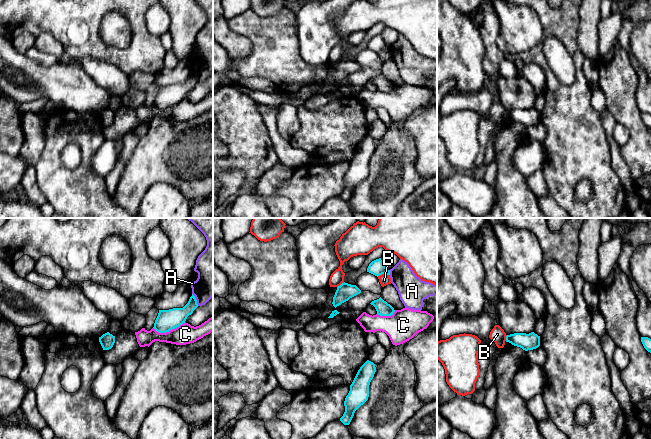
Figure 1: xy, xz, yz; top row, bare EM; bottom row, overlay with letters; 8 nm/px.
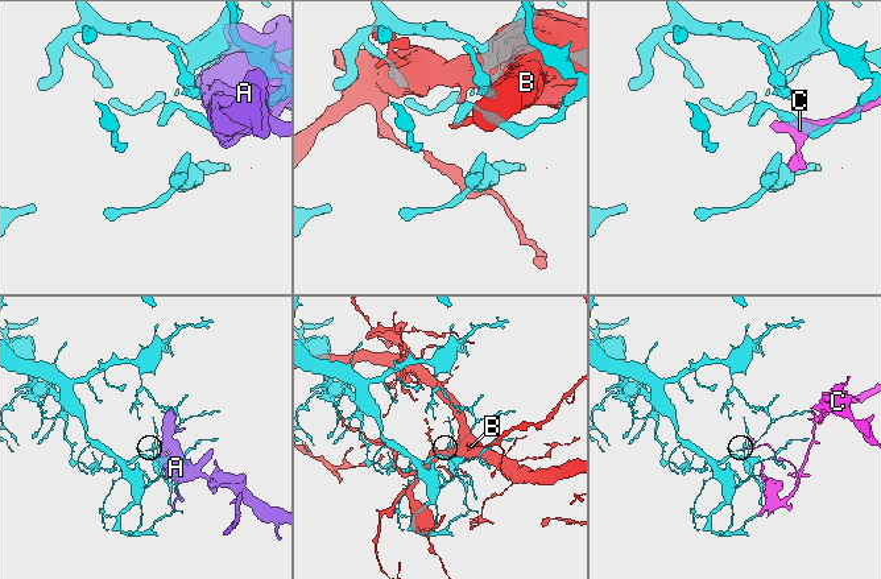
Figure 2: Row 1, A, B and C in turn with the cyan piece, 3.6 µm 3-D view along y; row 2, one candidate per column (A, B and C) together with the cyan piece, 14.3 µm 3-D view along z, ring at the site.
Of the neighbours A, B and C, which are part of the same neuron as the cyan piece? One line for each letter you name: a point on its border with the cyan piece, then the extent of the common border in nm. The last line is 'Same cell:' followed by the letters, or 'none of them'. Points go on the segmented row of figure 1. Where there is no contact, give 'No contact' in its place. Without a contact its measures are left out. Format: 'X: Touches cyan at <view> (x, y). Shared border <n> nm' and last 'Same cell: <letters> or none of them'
Same cell: none of them

